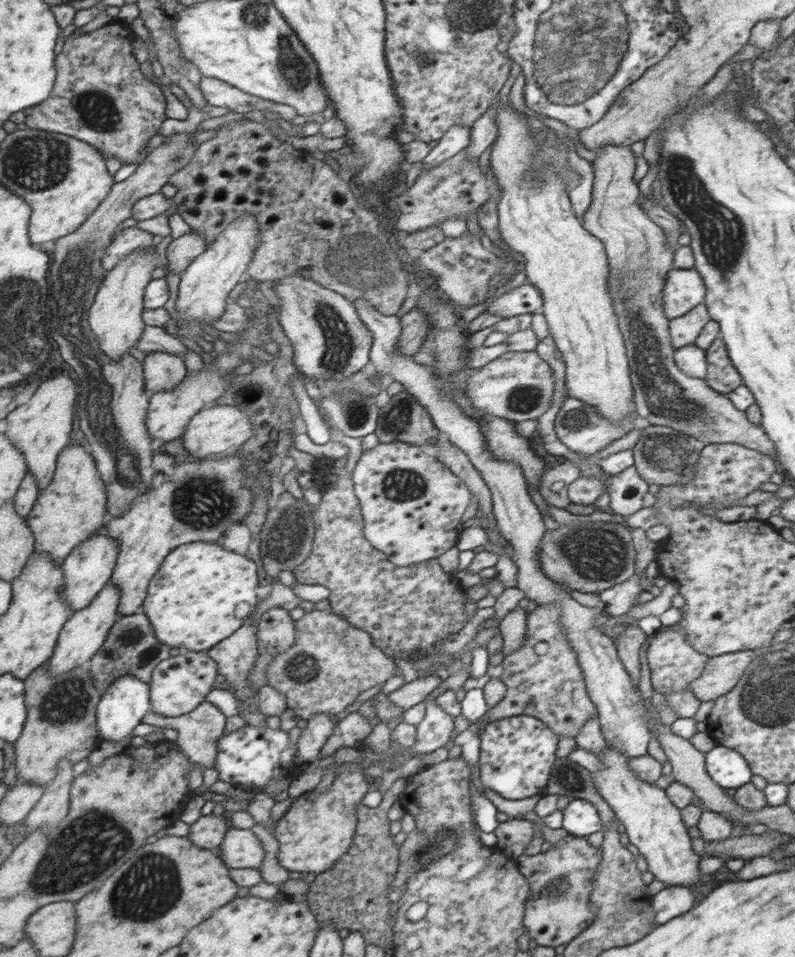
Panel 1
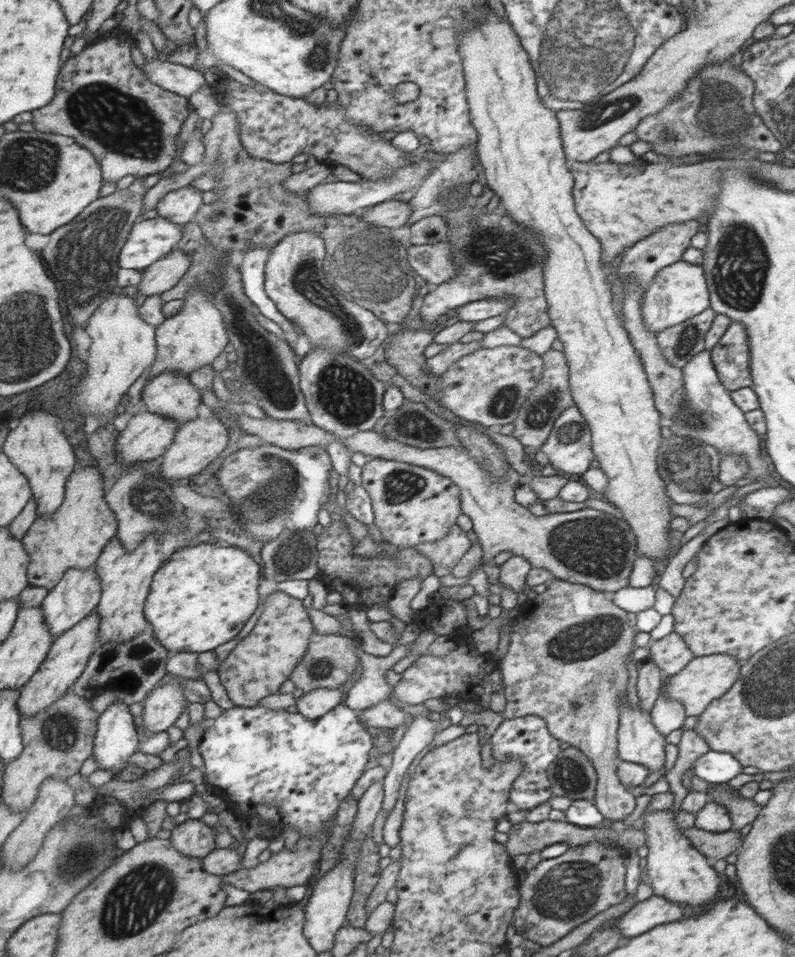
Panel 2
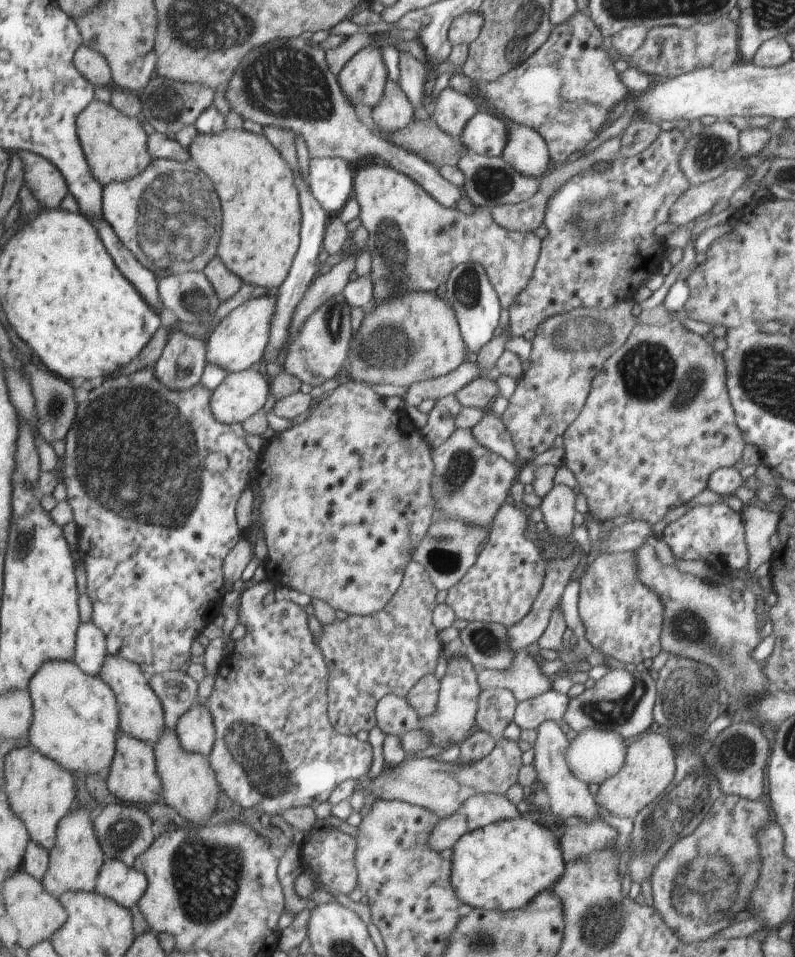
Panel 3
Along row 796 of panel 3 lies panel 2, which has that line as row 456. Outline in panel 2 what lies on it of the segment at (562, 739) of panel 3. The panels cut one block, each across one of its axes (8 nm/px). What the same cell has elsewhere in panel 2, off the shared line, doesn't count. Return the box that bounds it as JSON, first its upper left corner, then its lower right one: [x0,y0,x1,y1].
[539,405,594,475]

